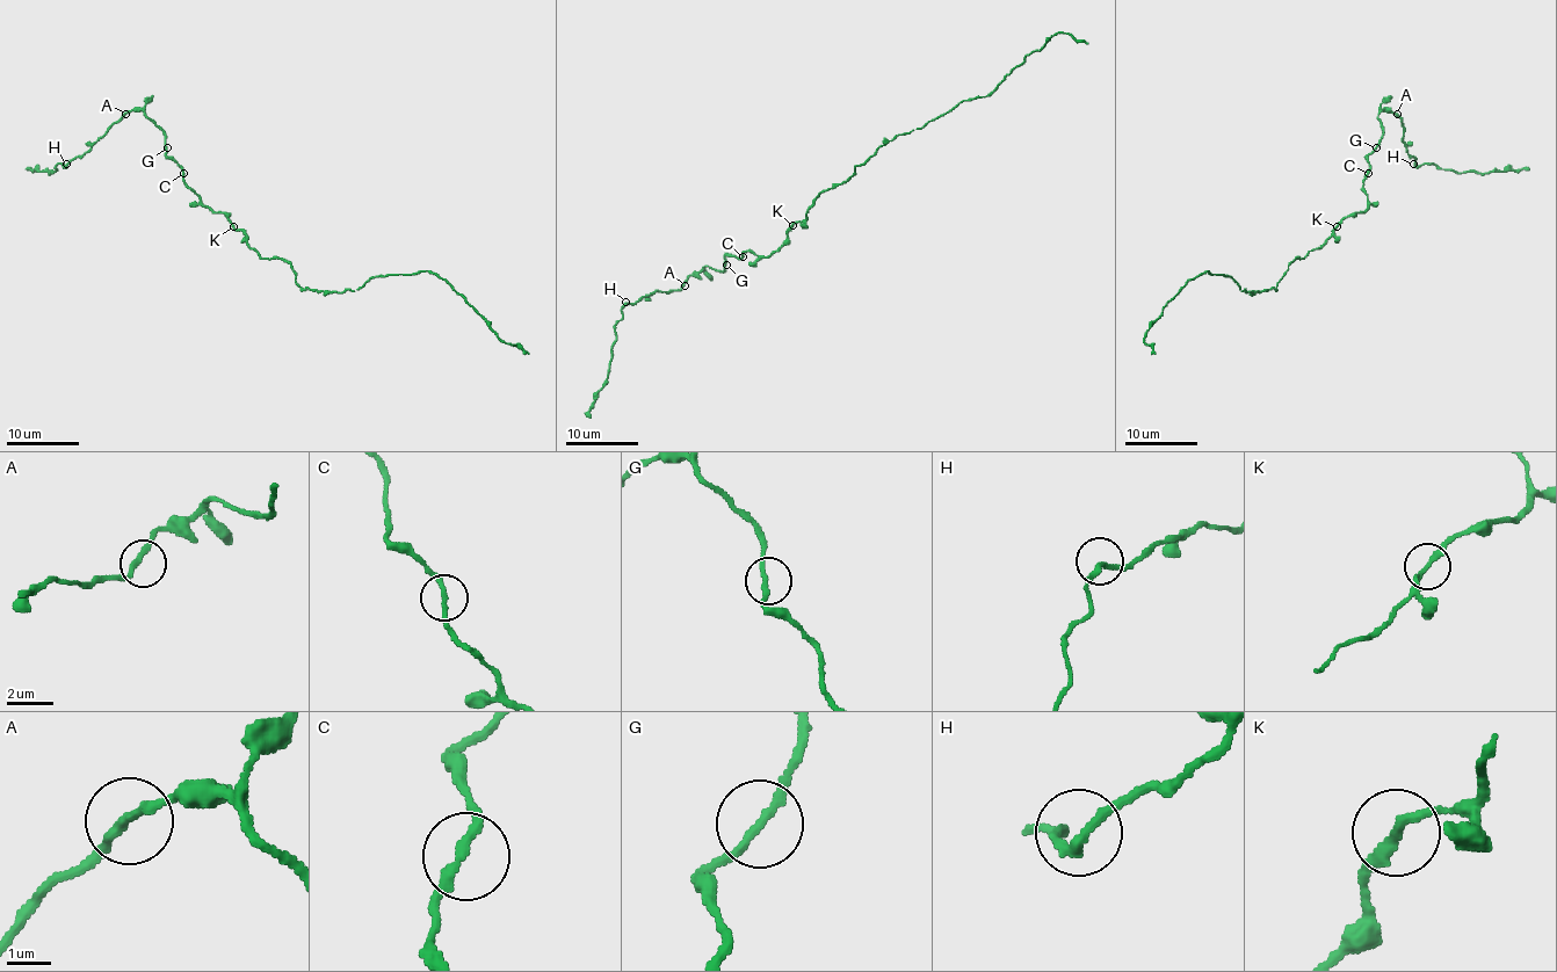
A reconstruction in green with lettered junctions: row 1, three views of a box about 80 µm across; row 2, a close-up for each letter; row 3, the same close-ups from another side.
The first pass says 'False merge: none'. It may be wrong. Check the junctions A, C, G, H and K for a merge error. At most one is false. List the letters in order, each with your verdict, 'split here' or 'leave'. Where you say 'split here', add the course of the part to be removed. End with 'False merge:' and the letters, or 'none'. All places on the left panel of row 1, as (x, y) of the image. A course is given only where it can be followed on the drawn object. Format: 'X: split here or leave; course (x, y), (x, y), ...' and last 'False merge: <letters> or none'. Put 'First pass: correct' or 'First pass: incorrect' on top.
First pass: correct
A: leave
C: leave
G: leave
H: leave
K: leave
False merge: none

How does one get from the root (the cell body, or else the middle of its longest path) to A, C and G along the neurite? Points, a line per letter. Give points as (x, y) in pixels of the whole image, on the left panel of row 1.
A: (240, 231), (223, 212), (208, 209), (185, 182), (181, 167), (165, 154), (164, 131), (142, 110), (125, 114)
C: (240, 231), (223, 212), (208, 209), (185, 182), (183, 173)
G: (240, 231), (233, 226), (227, 216), (214, 212), (201, 202), (185, 182), (181, 167), (165, 154), (167, 147)

